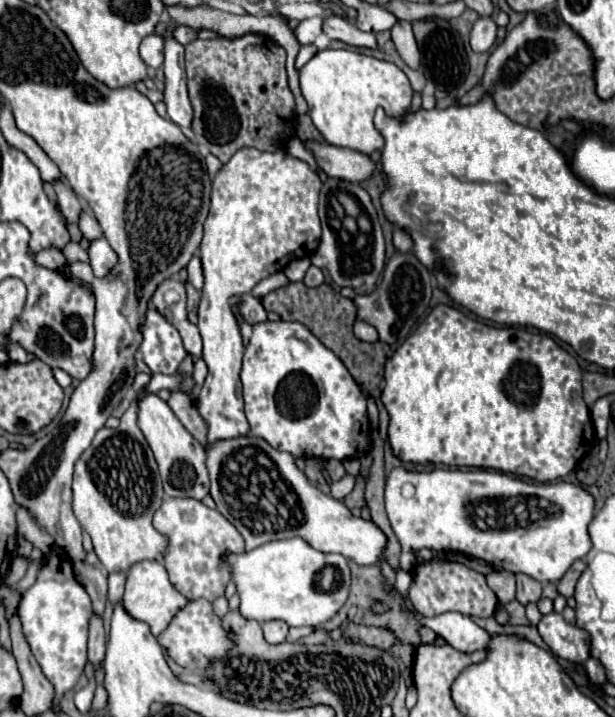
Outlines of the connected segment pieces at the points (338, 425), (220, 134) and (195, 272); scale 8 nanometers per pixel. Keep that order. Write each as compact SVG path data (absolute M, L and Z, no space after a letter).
M264 321L254 325L254 333L244 351L242 361L242 385L244 385L244 409L250 423L250 431L256 437L266 439L274 449L288 451L294 457L316 459L348 459L358 457L370 447L370 425L366 413L366 397L352 379L334 351L328 351L308 327L296 321Z
M244 35L240 39L194 39L186 45L188 93L194 107L192 131L198 145L210 149L222 163L240 151L240 147L256 147L260 151L280 151L294 135L296 101L288 87L286 51L264 35Z
M198 253L190 259L190 263L188 263L186 271L188 271L188 281L196 287L196 291L200 291L200 289L202 289L202 285L204 285L204 279L202 279L202 263L200 263Z

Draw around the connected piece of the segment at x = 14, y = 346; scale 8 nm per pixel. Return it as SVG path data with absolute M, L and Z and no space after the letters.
M8 341L8 355L10 355L12 363L36 361L36 355L32 355L30 351L24 351L24 347L20 347L20 343L12 343L12 341Z

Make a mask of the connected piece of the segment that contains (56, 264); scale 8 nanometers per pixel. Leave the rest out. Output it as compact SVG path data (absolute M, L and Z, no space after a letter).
M57 249L43 250L36 255L35 260L38 265L52 270L63 267L66 264L62 251Z

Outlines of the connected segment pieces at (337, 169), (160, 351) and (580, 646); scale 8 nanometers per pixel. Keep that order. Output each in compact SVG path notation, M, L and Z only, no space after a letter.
M308 143L308 149L312 149L318 167L332 179L344 179L350 183L366 181L374 175L376 163L358 151L334 147L328 143Z
M148 305L148 311L144 313L144 327L140 327L140 335L144 335L140 353L150 371L176 375L186 357L186 349L176 327L172 327L172 323L168 323L152 305Z
M548 613L538 623L538 633L554 655L576 665L590 659L590 635L578 625L570 625L560 613Z

